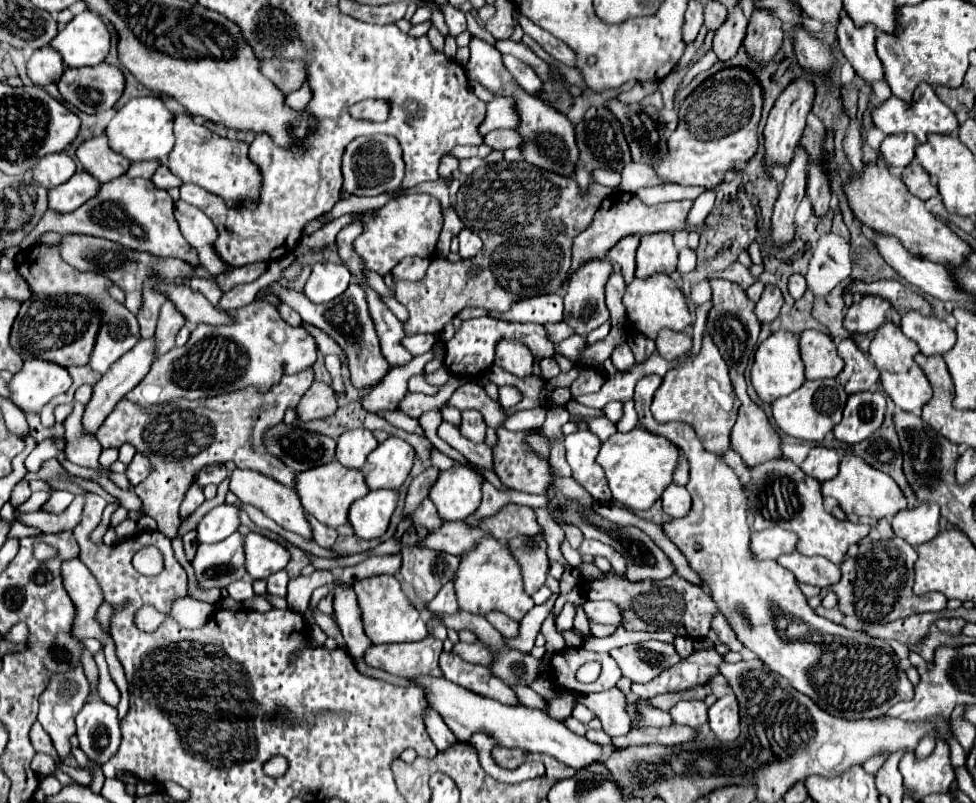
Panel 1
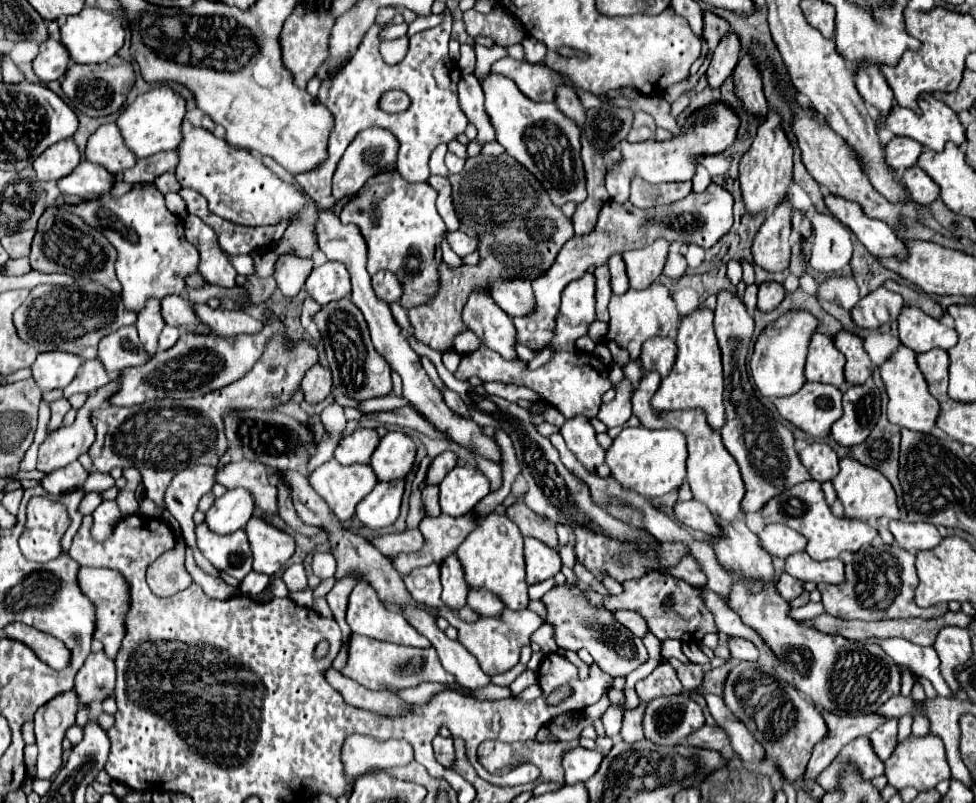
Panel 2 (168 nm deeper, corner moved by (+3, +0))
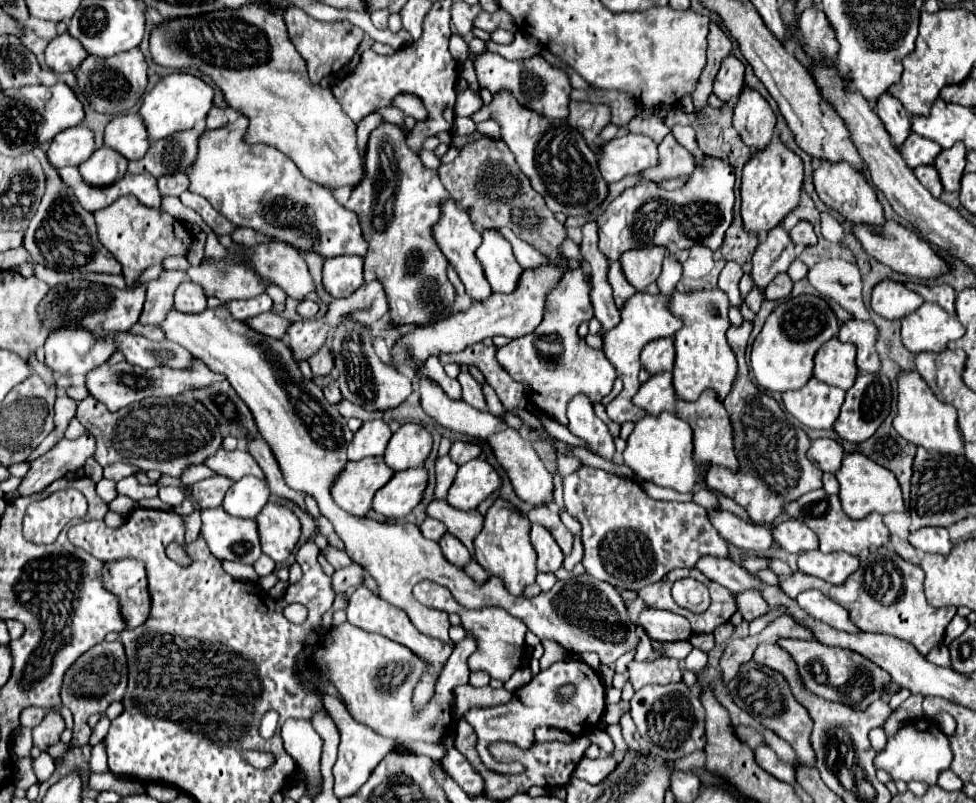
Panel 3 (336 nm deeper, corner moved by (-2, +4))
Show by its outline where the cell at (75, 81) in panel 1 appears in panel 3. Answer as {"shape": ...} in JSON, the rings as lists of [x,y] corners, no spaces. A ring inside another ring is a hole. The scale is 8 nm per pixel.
{"shape":[[[130,49],[106,59],[90,55],[76,69],[76,81],[78,81],[78,91],[84,95],[84,99],[92,105],[94,111],[120,115],[126,113],[130,107],[134,107],[136,101],[146,91],[146,83],[148,83],[146,61],[138,49]]]}

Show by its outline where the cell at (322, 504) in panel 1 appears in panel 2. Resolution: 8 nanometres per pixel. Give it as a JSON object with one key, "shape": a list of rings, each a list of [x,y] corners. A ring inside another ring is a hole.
{"shape":[[[337,459],[323,463],[309,477],[311,487],[327,501],[331,511],[341,521],[347,521],[355,515],[357,503],[371,493],[377,481],[379,479],[369,465],[355,463],[343,467]]]}

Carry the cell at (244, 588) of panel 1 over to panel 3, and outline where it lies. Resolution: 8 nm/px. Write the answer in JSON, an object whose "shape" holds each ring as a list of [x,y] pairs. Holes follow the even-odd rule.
{"shape":[[[160,487],[160,499],[170,505],[170,507],[176,507],[180,505],[182,501],[188,499],[188,489],[190,487]]]}

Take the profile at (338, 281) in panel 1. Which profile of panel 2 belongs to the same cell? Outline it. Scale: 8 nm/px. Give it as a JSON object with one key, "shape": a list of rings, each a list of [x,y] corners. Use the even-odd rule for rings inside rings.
{"shape":[[[327,261],[311,271],[305,289],[319,305],[339,301],[351,293],[349,271],[341,261]]]}

